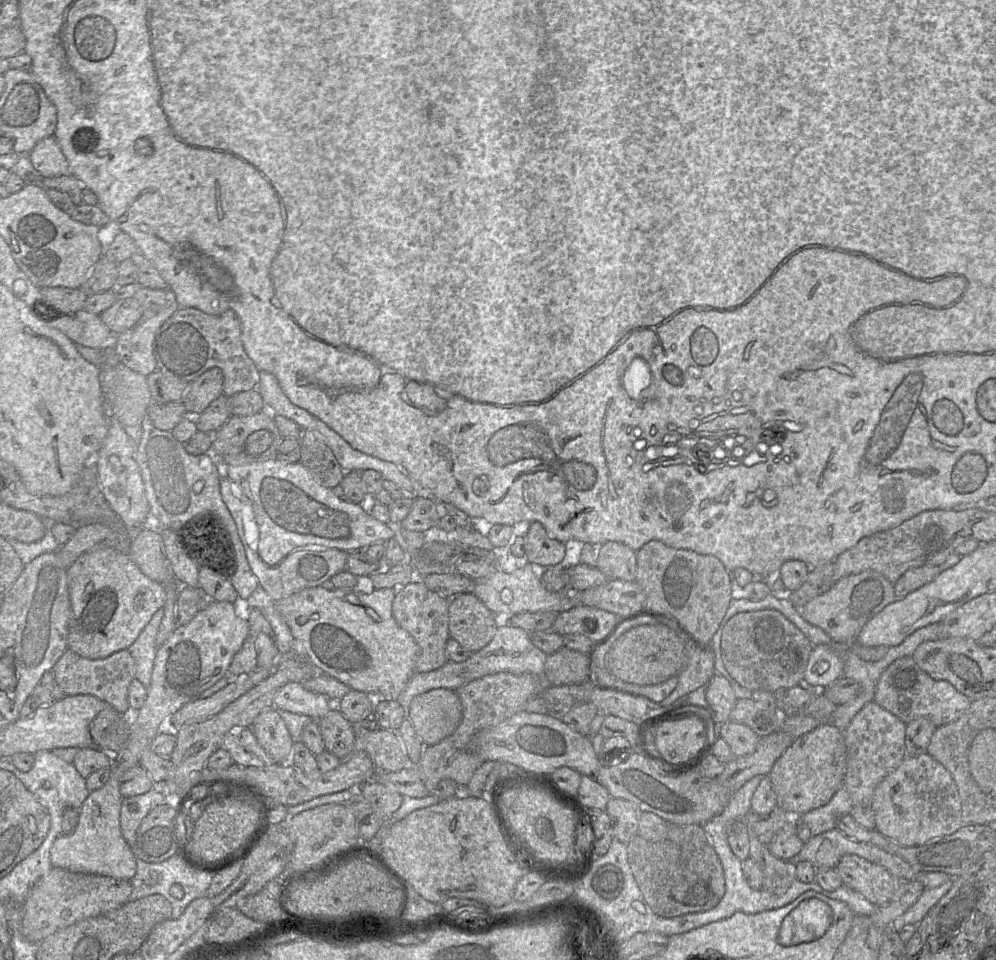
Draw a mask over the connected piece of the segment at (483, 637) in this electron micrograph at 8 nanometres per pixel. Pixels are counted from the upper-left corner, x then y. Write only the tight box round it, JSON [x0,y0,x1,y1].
[449,593,500,653]

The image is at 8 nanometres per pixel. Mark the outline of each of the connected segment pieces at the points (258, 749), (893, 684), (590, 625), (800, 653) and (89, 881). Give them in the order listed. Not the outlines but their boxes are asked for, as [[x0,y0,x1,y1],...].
[[221,727,276,767],[874,656,972,727],[550,604,619,644],[721,609,814,692],[22,868,131,943]]

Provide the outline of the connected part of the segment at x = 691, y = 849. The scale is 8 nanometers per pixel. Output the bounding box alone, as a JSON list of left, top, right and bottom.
[627,825,725,918]

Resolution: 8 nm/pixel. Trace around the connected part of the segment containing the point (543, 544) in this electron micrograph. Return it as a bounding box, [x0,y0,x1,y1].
[525,523,565,569]

